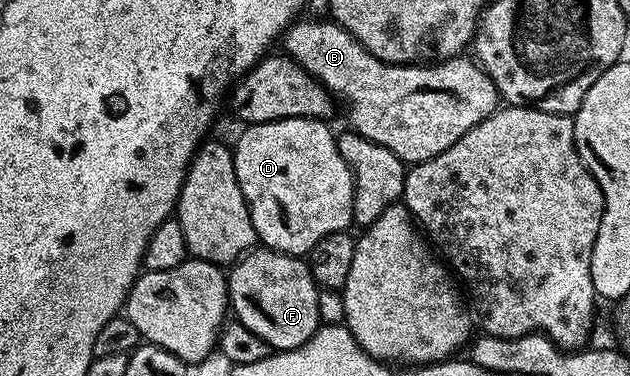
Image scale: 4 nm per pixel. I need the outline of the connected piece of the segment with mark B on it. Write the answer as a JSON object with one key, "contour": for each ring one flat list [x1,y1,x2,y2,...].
{"contour":[[295,20,284,33,285,52,290,60,304,67,341,104,346,104,353,132,388,147,404,163,418,165,448,151,456,139,499,108,498,89,482,66,469,56,449,57,437,63,389,65,368,52,337,21,302,20]]}

